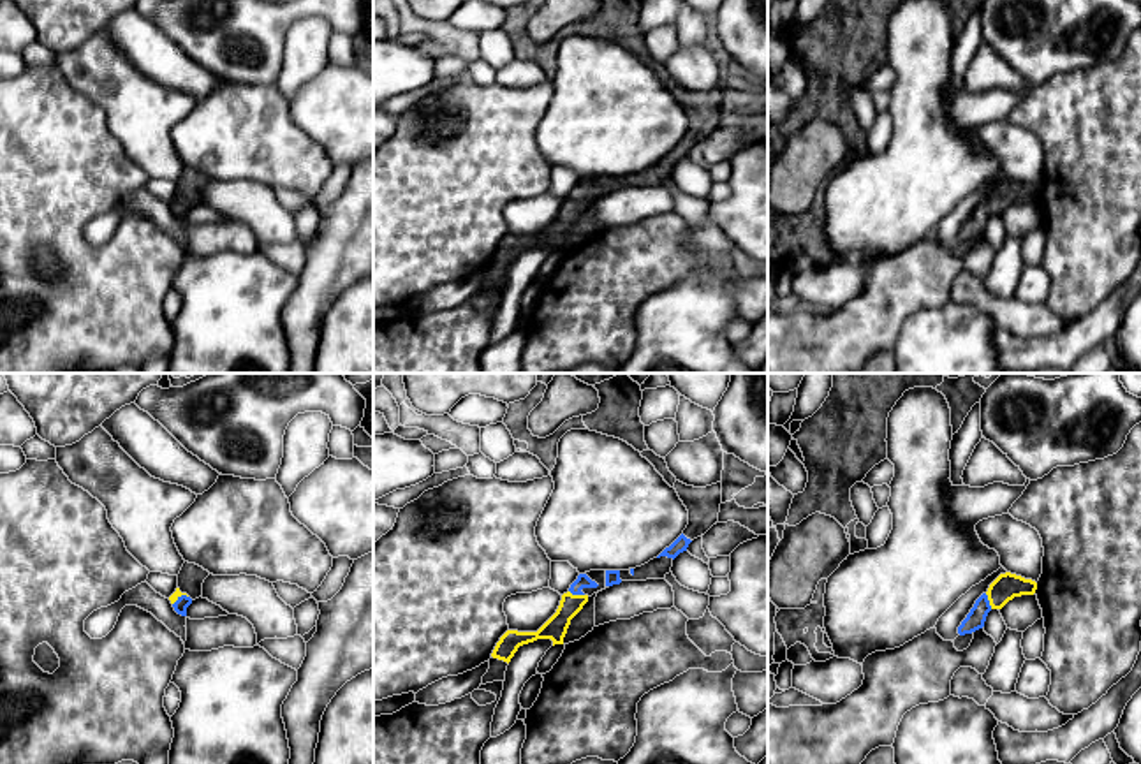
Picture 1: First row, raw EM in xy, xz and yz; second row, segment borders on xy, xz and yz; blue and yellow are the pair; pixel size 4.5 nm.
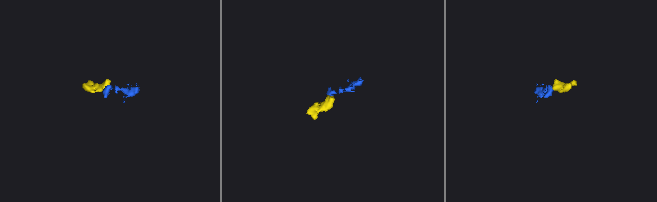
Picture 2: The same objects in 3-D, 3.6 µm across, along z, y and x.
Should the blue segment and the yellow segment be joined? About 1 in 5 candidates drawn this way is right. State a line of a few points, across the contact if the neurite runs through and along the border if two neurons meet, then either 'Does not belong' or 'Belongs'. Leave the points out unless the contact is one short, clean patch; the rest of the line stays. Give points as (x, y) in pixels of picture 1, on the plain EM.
Belongs

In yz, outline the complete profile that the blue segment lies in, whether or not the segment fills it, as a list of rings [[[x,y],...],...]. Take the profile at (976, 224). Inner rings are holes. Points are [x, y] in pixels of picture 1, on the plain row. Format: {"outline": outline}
{"outline": [[[1011,178],[1000,180],[990,190],[988,197],[975,206],[974,213],[958,232],[958,239],[965,241],[983,234],[991,215],[1002,215],[1014,202],[1034,201],[1035,195],[1037,188],[1032,185]]]}

